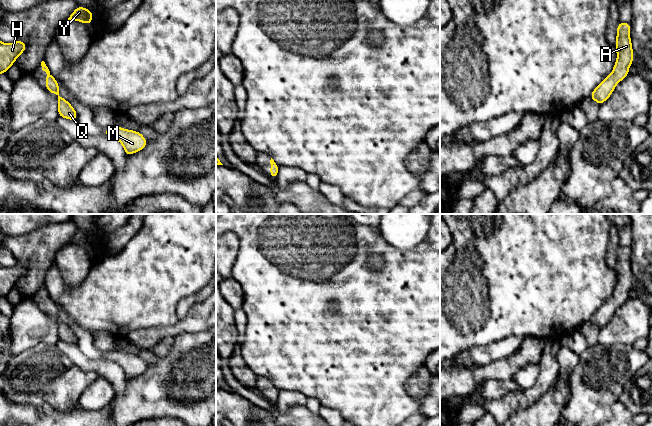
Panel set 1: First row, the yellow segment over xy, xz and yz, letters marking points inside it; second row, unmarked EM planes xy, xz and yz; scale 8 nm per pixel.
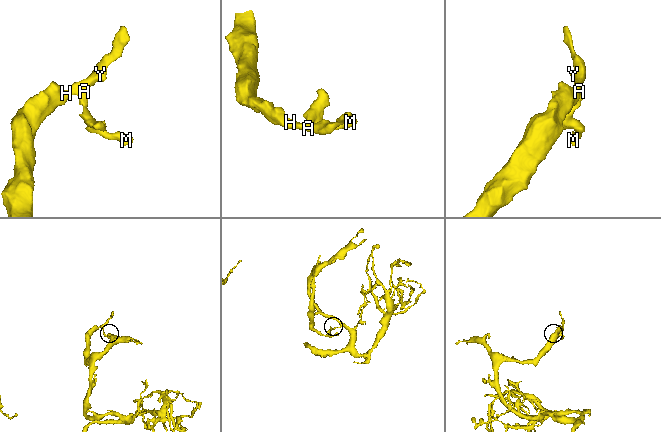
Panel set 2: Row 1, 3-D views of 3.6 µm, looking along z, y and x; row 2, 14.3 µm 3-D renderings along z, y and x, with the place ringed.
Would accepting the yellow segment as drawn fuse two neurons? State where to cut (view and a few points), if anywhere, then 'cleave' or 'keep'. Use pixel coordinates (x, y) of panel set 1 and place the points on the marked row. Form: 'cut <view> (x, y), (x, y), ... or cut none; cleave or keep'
cut none; keep

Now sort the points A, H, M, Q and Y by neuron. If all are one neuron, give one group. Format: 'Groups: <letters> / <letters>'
Groups: A H M Q Y

